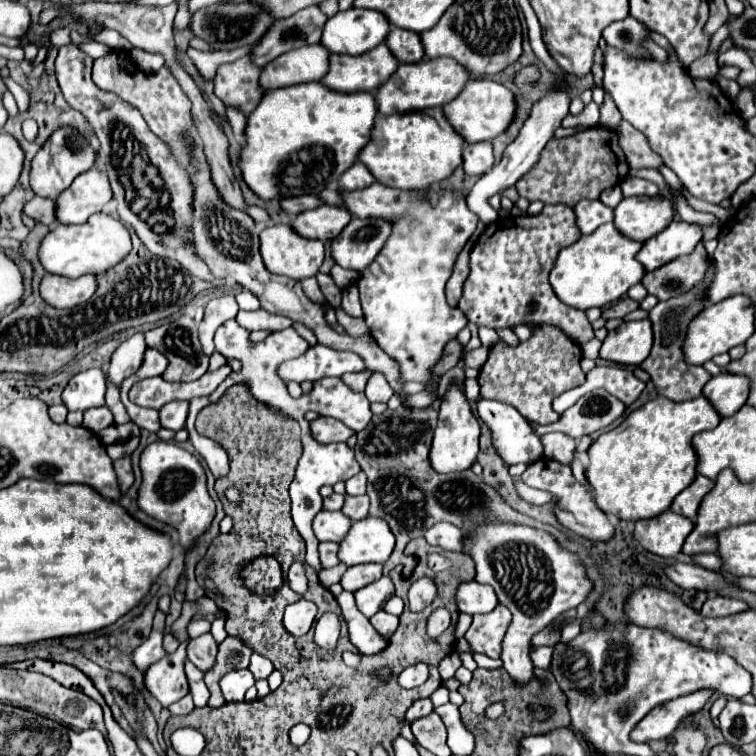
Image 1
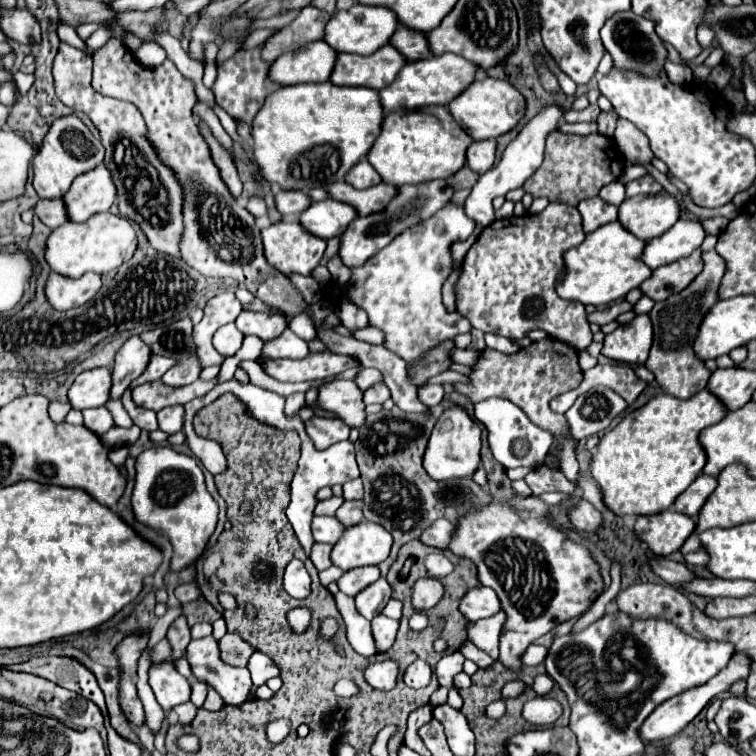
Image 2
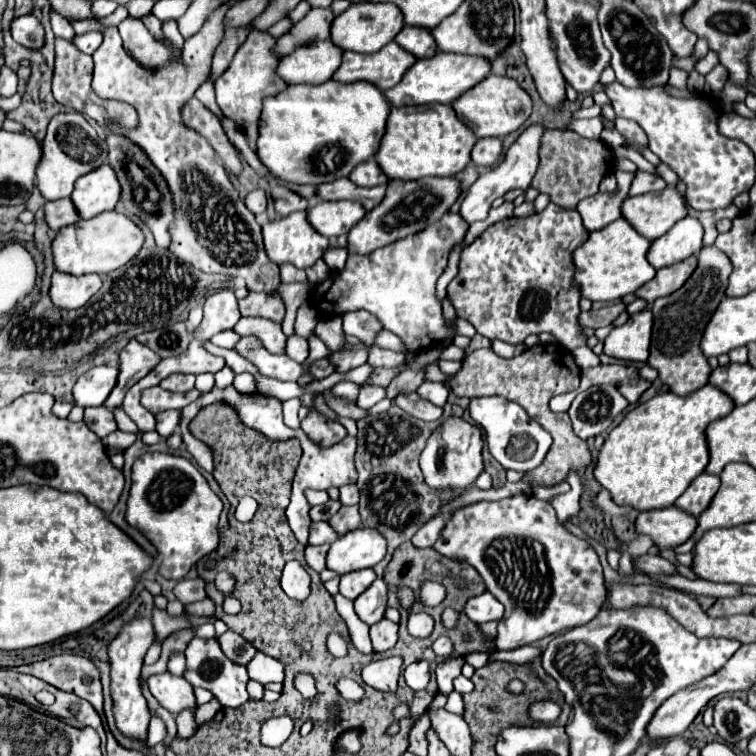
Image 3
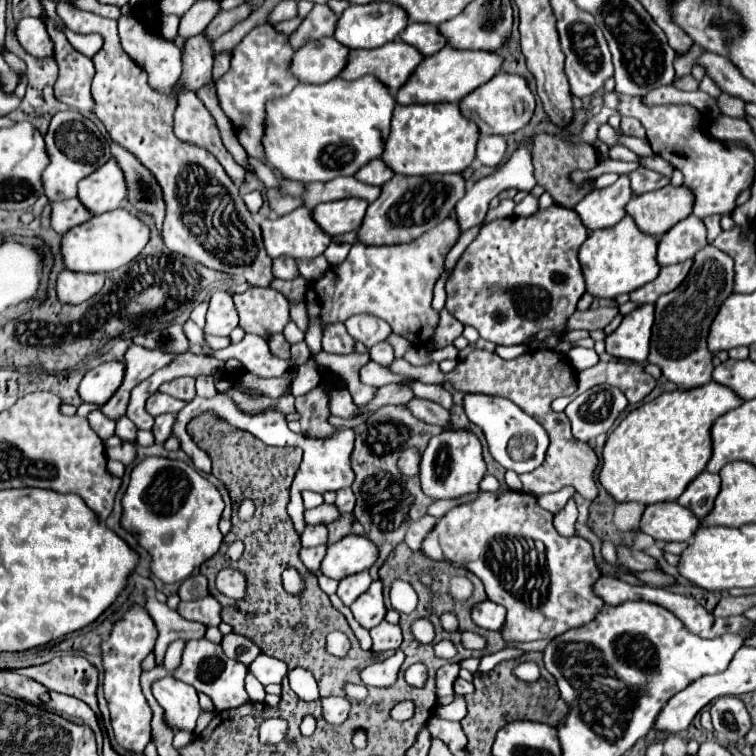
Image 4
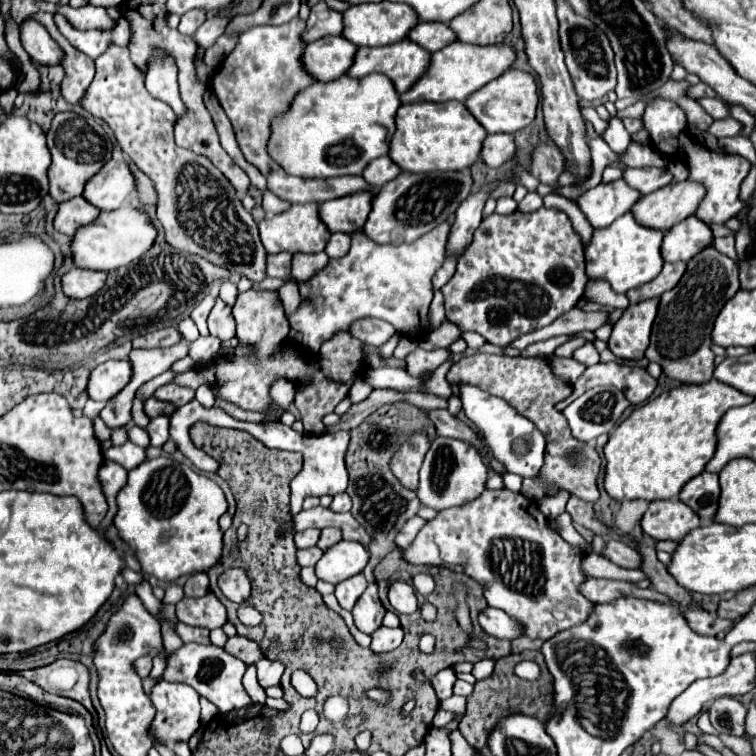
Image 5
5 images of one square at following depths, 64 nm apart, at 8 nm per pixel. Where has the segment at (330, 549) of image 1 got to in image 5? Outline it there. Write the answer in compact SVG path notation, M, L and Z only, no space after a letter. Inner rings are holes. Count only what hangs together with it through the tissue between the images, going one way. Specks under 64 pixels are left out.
M312 546L312 548L306 548L306 550L298 550L298 552L296 552L296 562L298 562L300 566L314 566L314 564L320 560L322 554L324 554L324 552L322 552L318 546Z

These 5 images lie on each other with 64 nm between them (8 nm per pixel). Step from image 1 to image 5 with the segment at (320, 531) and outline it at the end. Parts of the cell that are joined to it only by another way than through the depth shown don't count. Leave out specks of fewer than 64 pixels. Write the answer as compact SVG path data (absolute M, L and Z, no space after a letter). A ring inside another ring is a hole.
M308 528L308 530L294 536L294 544L296 544L296 548L310 548L318 542L318 536L320 536L320 530Z

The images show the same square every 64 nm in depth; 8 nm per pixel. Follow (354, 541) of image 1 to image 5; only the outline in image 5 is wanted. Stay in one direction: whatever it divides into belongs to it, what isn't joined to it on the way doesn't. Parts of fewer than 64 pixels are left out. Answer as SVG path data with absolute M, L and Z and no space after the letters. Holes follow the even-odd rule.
M340 540L338 544L334 544L324 552L324 556L316 562L314 570L318 580L338 584L362 572L366 562L368 562L368 550L362 544Z

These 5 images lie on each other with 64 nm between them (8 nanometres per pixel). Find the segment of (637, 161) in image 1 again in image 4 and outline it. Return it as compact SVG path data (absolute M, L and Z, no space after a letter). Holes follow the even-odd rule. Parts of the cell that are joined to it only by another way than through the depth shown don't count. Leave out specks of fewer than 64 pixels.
M622 118L622 132L626 136L636 136L636 138L646 138L644 126L636 118Z

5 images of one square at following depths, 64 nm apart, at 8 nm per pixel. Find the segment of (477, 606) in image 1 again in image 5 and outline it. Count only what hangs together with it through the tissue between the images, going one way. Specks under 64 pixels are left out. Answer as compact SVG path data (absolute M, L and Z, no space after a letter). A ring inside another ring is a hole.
M498 608L482 610L478 616L478 622L486 634L500 638L500 640L512 642L512 640L524 636L524 626L516 618L508 616L504 610L498 610Z

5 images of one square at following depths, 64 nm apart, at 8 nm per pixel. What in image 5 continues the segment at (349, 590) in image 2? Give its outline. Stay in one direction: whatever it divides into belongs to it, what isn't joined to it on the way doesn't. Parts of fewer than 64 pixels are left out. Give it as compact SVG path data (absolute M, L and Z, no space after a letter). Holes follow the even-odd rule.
M356 574L356 576L352 576L352 580L346 580L344 584L338 584L336 590L334 590L334 596L338 598L342 608L352 610L356 600L358 600L358 596L366 590L366 586L368 584L366 584L364 574Z

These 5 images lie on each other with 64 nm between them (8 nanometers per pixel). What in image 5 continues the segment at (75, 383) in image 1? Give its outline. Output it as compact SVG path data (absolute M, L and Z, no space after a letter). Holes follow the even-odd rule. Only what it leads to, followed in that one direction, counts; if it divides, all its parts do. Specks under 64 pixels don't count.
M110 360L96 366L90 374L88 394L92 400L108 402L132 380L132 366L128 360Z

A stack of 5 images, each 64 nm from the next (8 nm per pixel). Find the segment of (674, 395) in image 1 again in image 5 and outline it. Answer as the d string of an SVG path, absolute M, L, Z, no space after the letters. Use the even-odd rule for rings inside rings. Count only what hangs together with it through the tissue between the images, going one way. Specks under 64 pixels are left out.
M714 246L696 254L688 266L680 284L660 296L658 316L652 326L650 346L646 358L662 366L668 378L684 384L704 384L714 372L714 352L710 350L712 326L722 306L740 290L738 266L728 256L720 254Z

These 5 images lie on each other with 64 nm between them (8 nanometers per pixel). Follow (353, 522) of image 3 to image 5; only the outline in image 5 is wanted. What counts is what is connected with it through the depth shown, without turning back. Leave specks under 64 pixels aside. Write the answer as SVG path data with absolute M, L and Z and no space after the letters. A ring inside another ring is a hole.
M324 528L320 532L320 540L318 540L318 548L322 550L328 550L330 546L334 546L338 540L340 540L340 530L338 528Z

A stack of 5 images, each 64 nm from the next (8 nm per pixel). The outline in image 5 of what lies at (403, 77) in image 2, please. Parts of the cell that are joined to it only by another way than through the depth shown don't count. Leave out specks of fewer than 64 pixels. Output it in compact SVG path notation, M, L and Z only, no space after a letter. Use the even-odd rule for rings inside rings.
M454 42L446 48L432 54L432 64L428 72L406 92L402 94L402 102L448 102L458 100L466 102L466 98L480 90L484 84L492 82L500 74L512 68L516 60L516 50L510 44L496 44L496 46L478 46L478 44L464 44Z

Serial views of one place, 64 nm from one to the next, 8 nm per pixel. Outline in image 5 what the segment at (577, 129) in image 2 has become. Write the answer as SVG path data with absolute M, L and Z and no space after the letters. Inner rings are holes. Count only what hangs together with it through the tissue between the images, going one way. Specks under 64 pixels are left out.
M639 100L634 105L623 109L623 110L617 110L617 116L620 119L623 119L624 117L632 117L641 120L643 112L647 106L647 102L644 100Z

